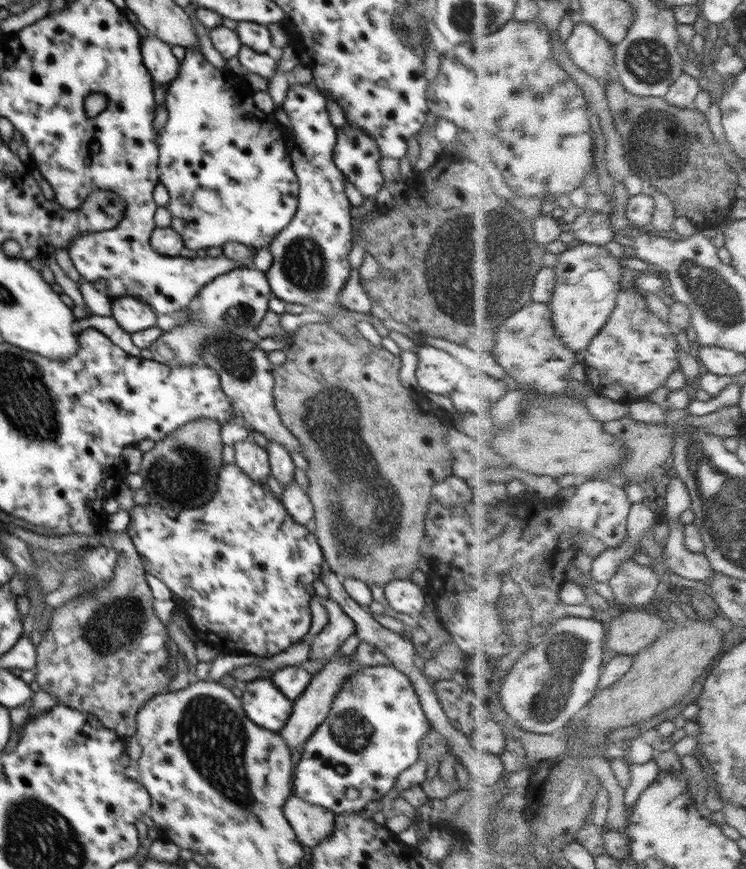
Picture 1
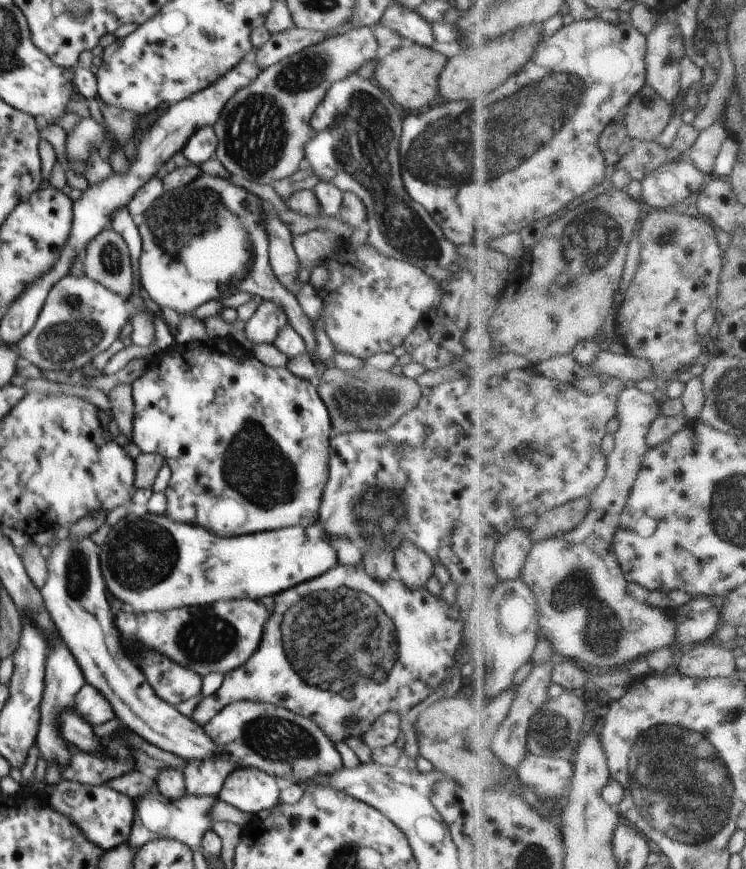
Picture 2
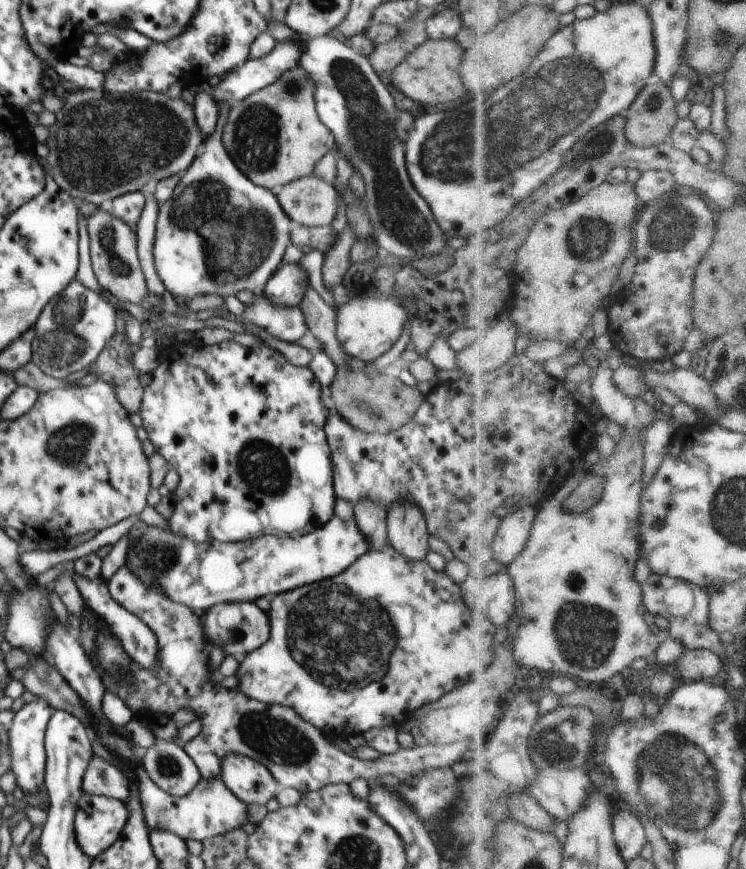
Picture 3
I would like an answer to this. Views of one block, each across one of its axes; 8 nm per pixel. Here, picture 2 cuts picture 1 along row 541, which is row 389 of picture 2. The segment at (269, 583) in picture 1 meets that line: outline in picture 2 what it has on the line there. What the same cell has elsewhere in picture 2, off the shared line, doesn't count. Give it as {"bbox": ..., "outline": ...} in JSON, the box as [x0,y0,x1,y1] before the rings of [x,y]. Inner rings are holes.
{"bbox":[131,340,334,536],"outline":[[[208,340],[196,348],[182,348],[175,343],[171,350],[148,361],[145,373],[131,386],[134,402],[131,440],[142,453],[161,453],[171,467],[172,475],[165,489],[165,515],[172,522],[200,525],[218,536],[240,536],[298,524],[306,528],[319,522],[318,508],[328,482],[330,441],[334,433],[328,408],[310,381],[294,376],[287,366],[270,368],[255,356],[222,352],[218,342]]]}

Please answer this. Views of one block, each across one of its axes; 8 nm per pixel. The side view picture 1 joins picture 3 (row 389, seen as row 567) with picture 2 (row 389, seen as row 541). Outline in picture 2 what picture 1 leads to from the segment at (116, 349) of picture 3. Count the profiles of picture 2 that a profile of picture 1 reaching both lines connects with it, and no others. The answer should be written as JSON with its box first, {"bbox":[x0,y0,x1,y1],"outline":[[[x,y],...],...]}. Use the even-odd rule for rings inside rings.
{"bbox":[107,384,134,440],"outline":[[[118,384],[109,391],[107,396],[112,407],[112,416],[118,424],[120,434],[124,434],[130,440],[134,418],[132,386],[130,384]]]}

